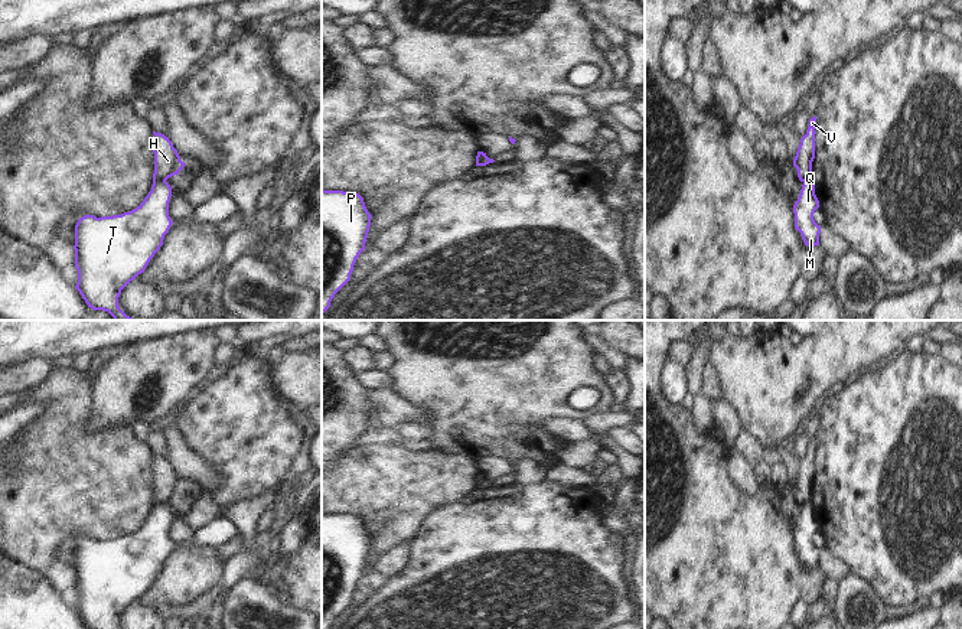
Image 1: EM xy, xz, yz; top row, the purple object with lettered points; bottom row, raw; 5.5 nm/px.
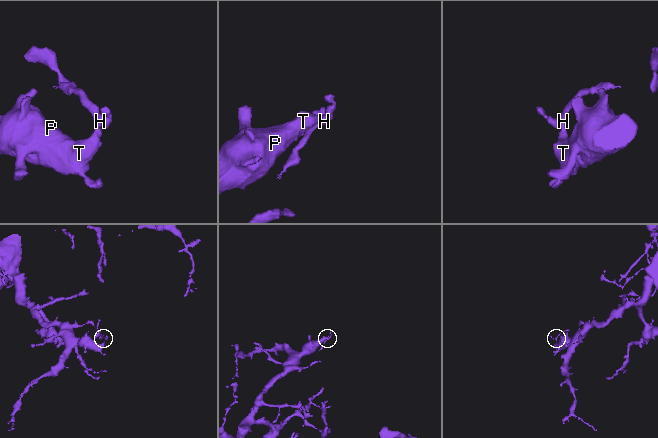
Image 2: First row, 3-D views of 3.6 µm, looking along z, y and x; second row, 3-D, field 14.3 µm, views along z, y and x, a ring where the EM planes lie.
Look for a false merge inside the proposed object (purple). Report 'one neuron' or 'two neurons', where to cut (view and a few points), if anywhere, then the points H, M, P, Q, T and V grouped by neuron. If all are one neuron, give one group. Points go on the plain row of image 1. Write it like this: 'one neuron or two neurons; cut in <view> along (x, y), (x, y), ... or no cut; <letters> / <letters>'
two neurons; cut in xy along (165, 502), (153, 505); H V / M P Q T

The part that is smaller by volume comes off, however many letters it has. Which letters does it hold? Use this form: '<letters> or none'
H, V

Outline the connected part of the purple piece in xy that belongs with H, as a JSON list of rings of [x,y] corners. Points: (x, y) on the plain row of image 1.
[[[153,454],[153,476],[154,476],[154,496],[153,505],[167,503],[169,501],[179,498],[186,486],[180,483],[177,473],[173,470],[169,460],[162,456]]]

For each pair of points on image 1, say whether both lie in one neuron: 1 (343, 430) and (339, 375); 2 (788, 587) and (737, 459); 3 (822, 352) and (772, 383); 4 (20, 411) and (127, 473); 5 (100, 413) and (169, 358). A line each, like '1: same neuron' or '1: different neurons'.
1: same neuron
2: different neurons
3: same neuron
4: different neurons
5: same neuron

